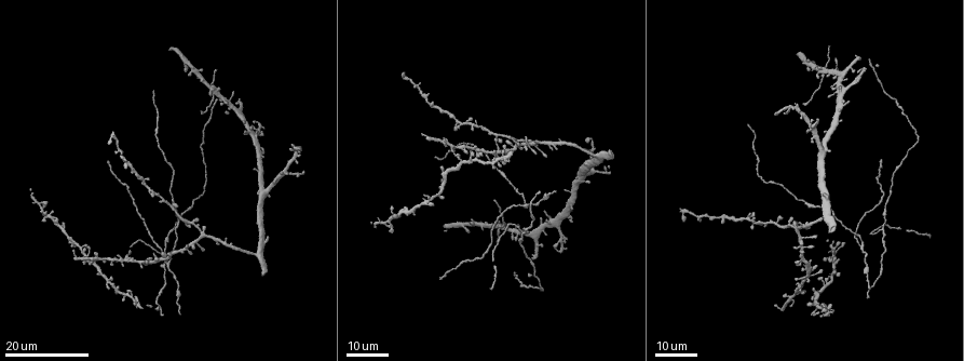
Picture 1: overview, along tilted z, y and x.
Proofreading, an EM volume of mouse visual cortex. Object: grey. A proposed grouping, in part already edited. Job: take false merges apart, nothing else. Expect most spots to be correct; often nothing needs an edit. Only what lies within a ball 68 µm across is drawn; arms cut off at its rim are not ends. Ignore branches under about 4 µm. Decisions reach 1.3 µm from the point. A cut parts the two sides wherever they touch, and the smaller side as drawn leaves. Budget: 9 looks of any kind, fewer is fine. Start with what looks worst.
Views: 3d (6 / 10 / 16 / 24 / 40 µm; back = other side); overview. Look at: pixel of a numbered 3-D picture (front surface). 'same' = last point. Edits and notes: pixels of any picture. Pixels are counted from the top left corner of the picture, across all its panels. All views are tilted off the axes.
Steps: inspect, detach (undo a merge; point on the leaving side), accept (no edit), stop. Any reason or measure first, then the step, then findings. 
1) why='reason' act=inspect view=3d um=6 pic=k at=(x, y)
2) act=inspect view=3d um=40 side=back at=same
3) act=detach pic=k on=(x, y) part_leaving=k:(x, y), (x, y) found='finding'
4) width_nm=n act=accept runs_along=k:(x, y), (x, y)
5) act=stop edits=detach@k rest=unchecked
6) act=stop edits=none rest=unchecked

why='a fork' act=inspect view=3d um=16 pic=1 at=(451, 147)

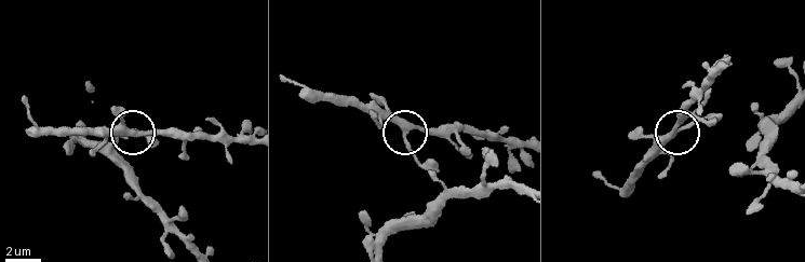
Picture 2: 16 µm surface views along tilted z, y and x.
act=inspect view=3d um=6 pic=2 at=(406, 136)

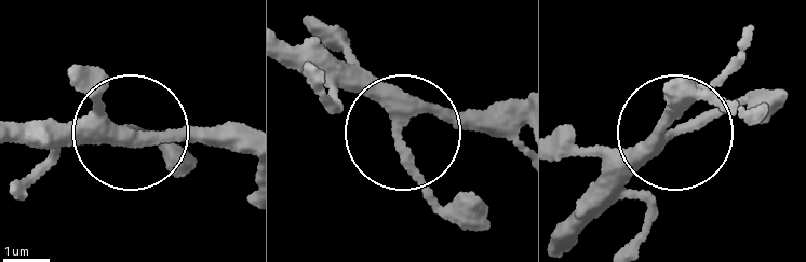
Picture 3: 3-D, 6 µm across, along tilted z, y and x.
width_nm=240 act=accept runs_along=3:(245, 138), (68, 135) found='continuous, no second cell'

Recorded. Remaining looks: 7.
why='four or more arms meet' act=inspect view=3d um=24 pic=1 at=(592, 169)

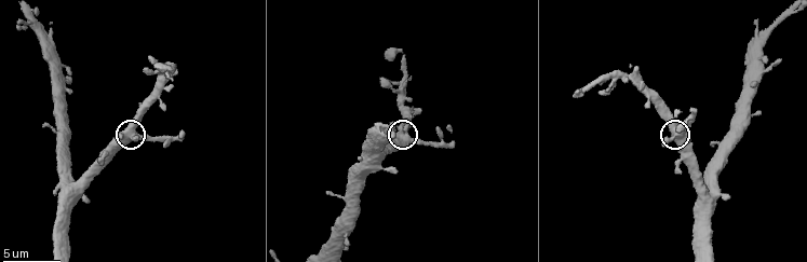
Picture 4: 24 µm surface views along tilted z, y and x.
act=inspect view=3d um=6 pic=4 at=(407, 139)

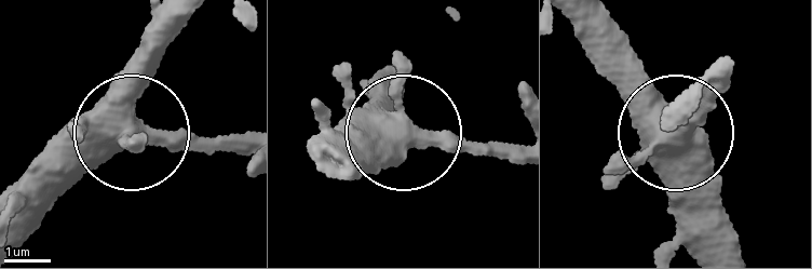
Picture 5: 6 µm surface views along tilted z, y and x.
width_nm=450 act=accept found='all the same cell'

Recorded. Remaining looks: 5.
why='three-way junction' act=inspect view=3d um=16 pic=1 at=(168, 264)

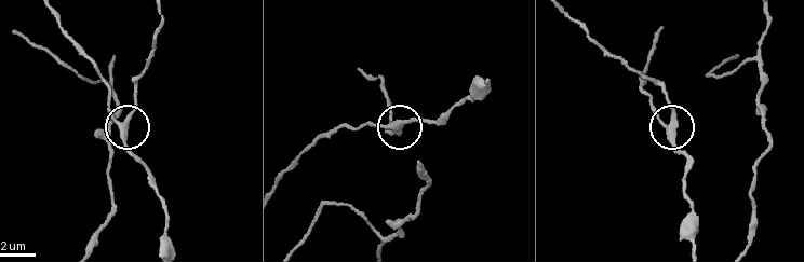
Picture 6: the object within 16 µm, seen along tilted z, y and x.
why='zoom in' act=inspect view=3d um=6 pic=6 at=(393, 124)

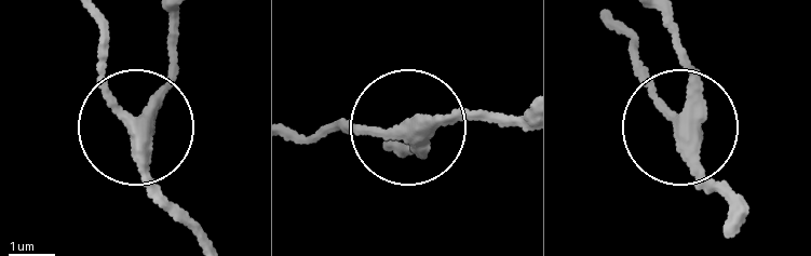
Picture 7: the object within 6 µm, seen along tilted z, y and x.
side_arm_um=14 act=accept runs_along=7:(176, 11), (176, 63), (139, 148), (187, 220) found='one cell here'

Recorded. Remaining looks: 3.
why='three-way junction' act=inspect view=3d um=16 pic=1 at=(524, 232)

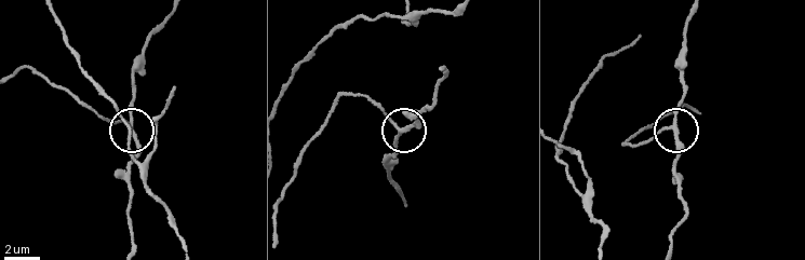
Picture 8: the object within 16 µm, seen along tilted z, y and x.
act=inspect view=3d um=6 pic=8 at=(399, 127)

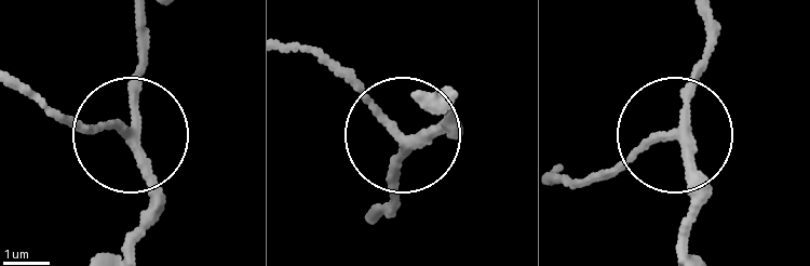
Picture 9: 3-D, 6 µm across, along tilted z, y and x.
side_arm_um=21 act=accept runs_along=9:(704, 26), (677, 146), (693, 173), (693, 223) found='continuous, no second cell'

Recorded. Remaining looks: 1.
act=stop edits=none rest=unchecked

